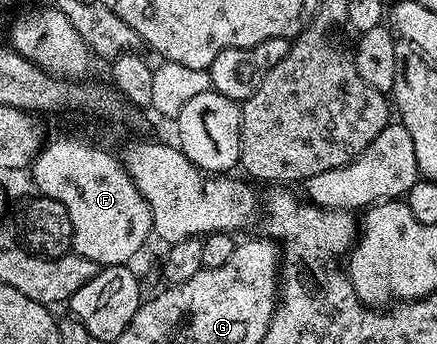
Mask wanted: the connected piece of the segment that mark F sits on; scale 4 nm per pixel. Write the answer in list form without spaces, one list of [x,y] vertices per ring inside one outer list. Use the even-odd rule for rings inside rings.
[[[55,138],[46,143],[39,155],[35,157],[29,174],[35,177],[35,186],[40,195],[52,198],[65,204],[65,212],[69,212],[69,220],[73,228],[74,253],[93,260],[98,266],[122,266],[130,263],[131,257],[152,237],[151,213],[149,204],[137,192],[137,184],[124,168],[118,153],[110,154],[103,146],[94,146],[83,138]]]

